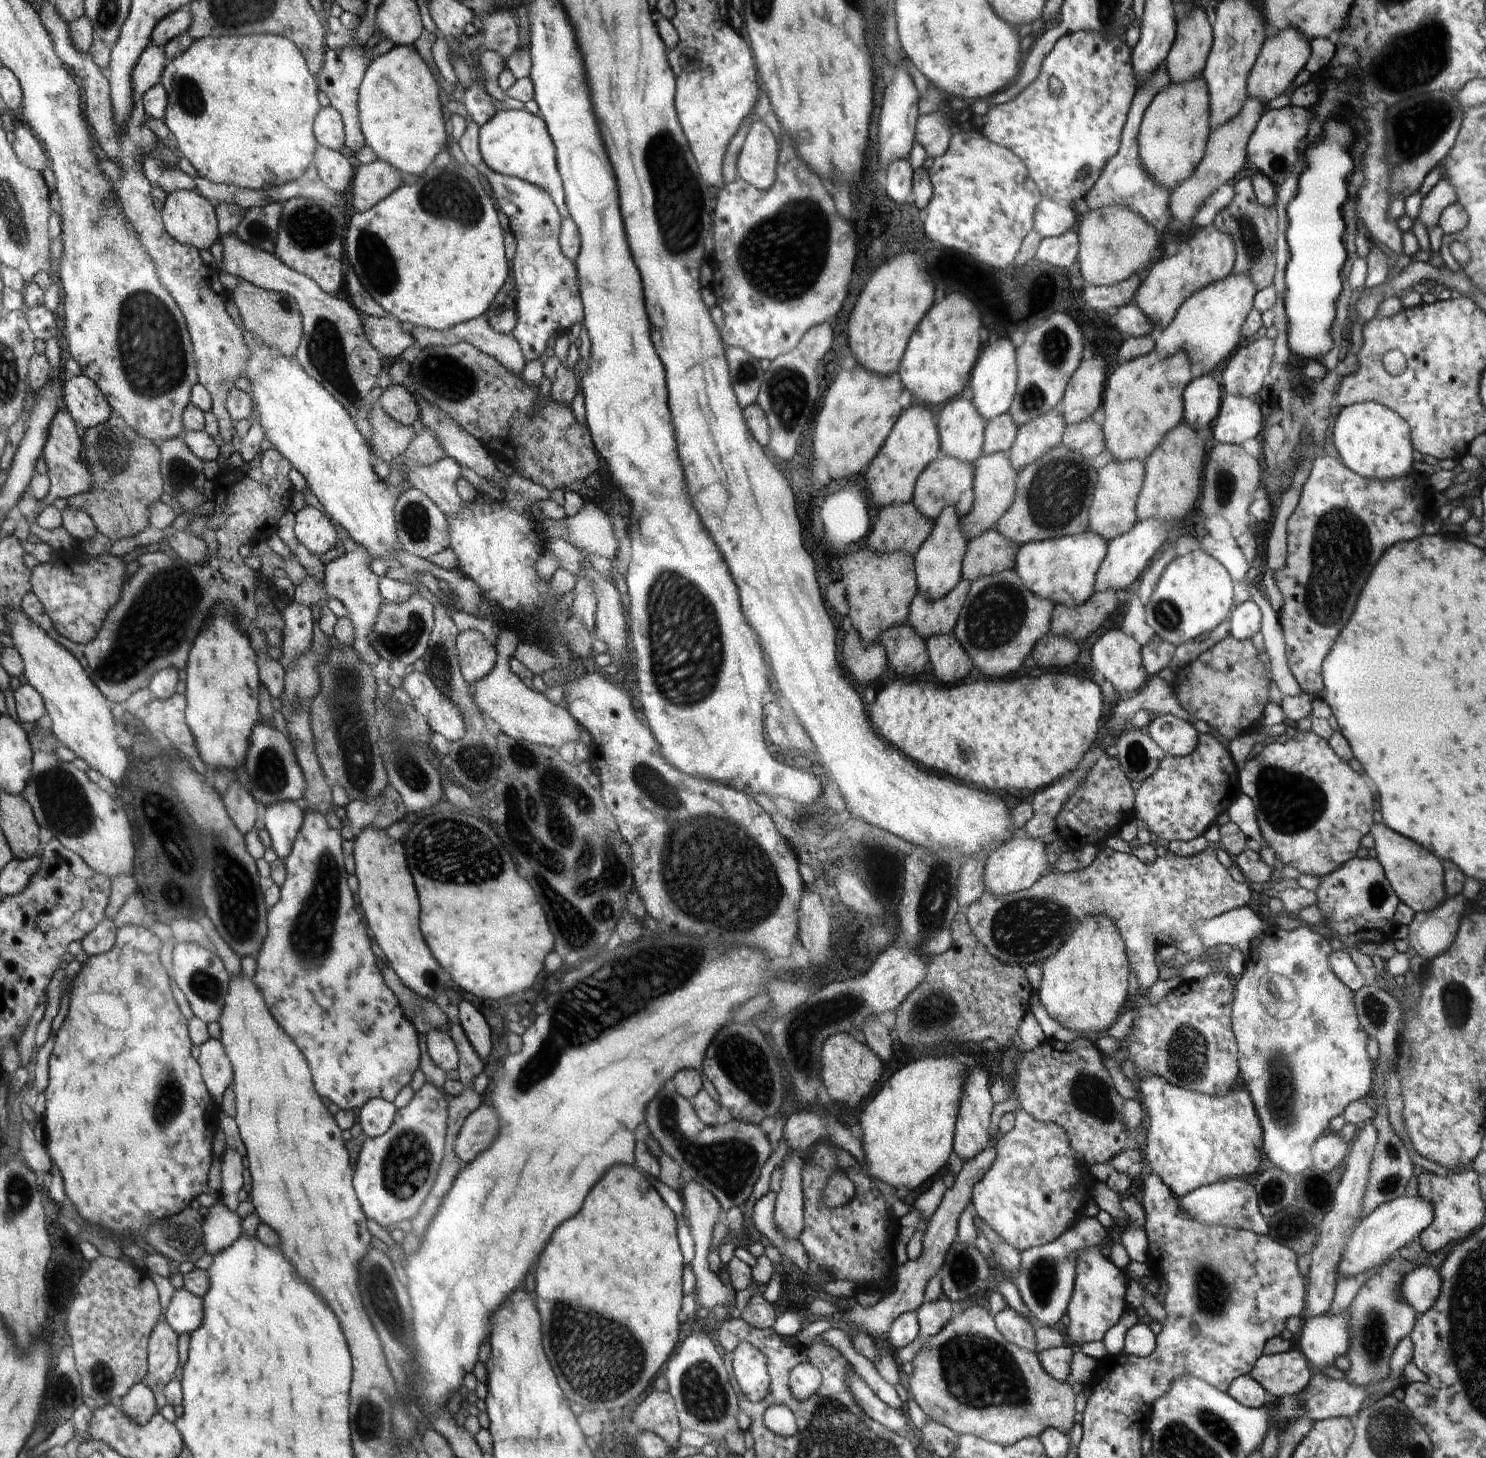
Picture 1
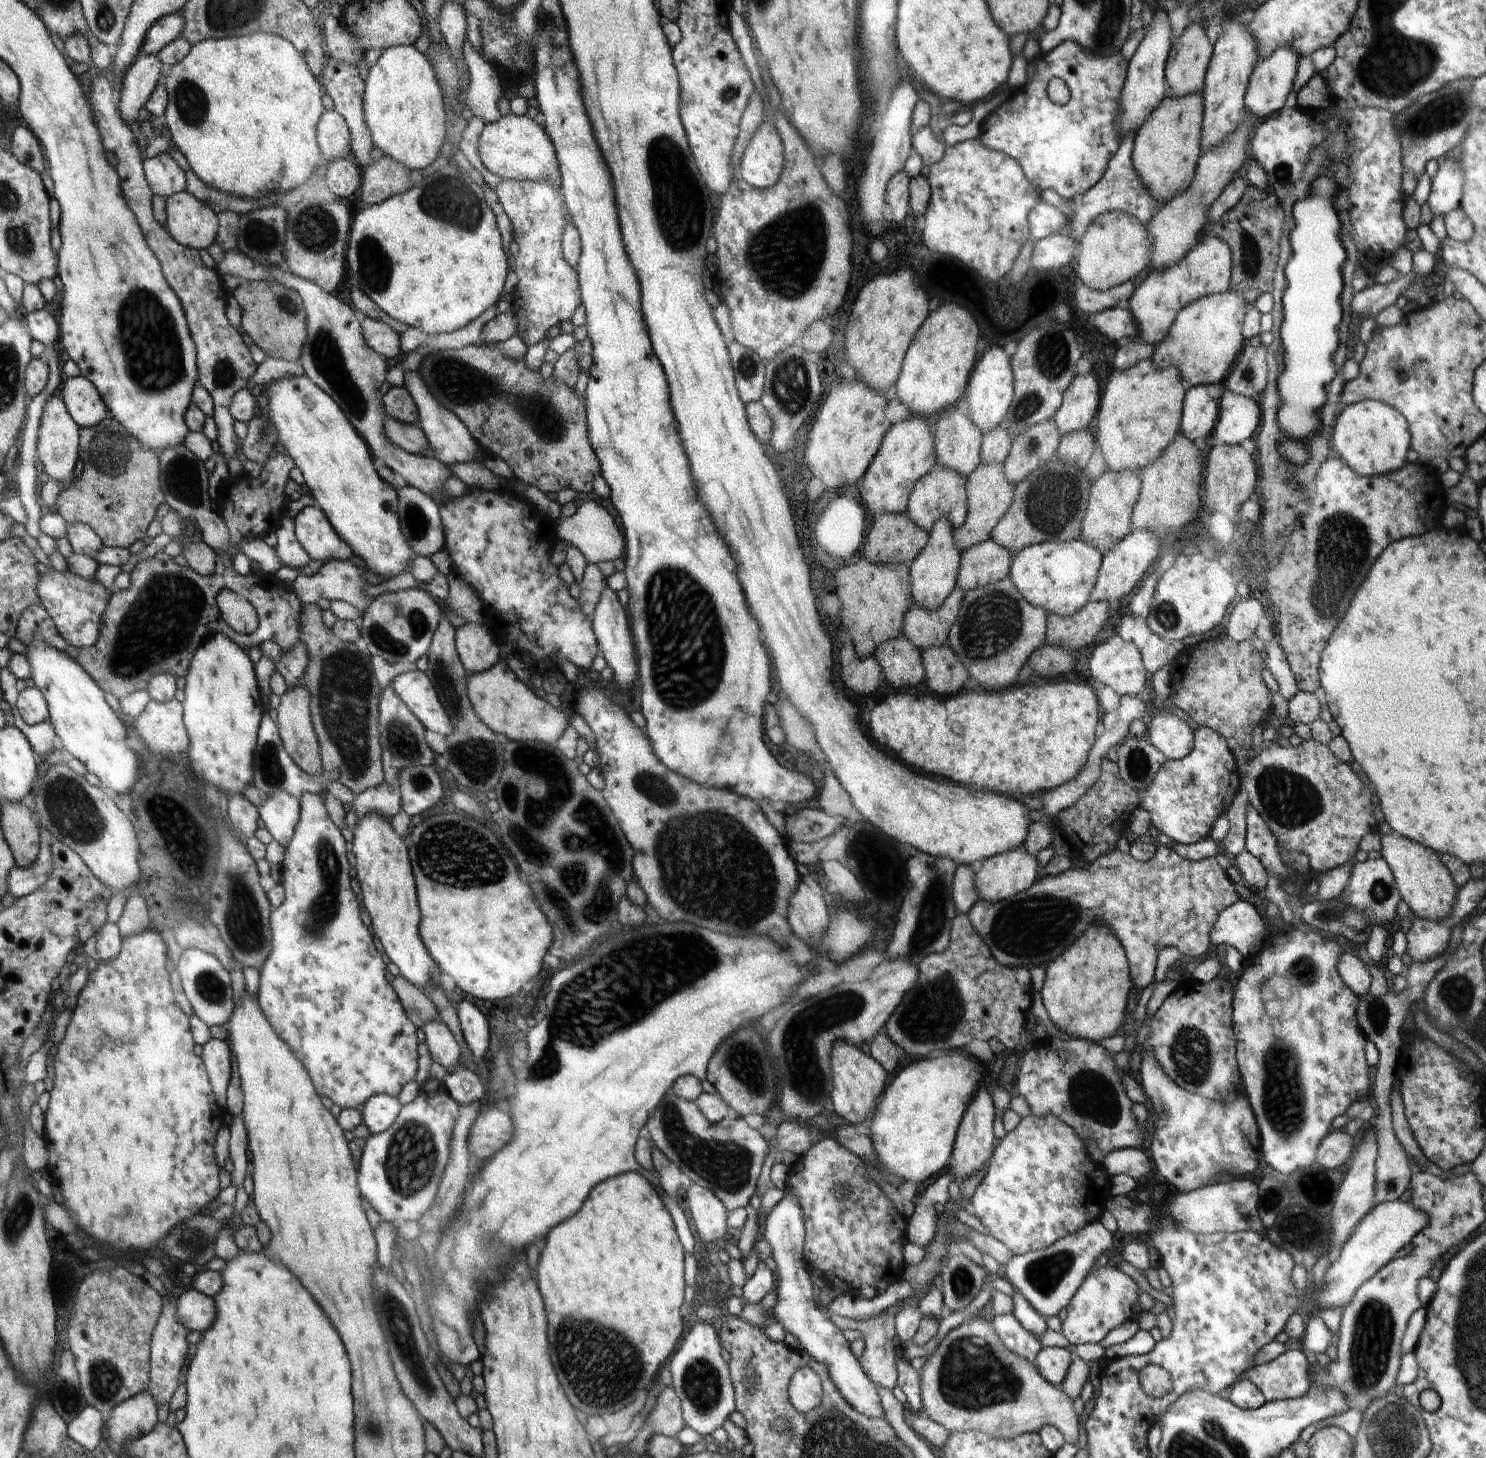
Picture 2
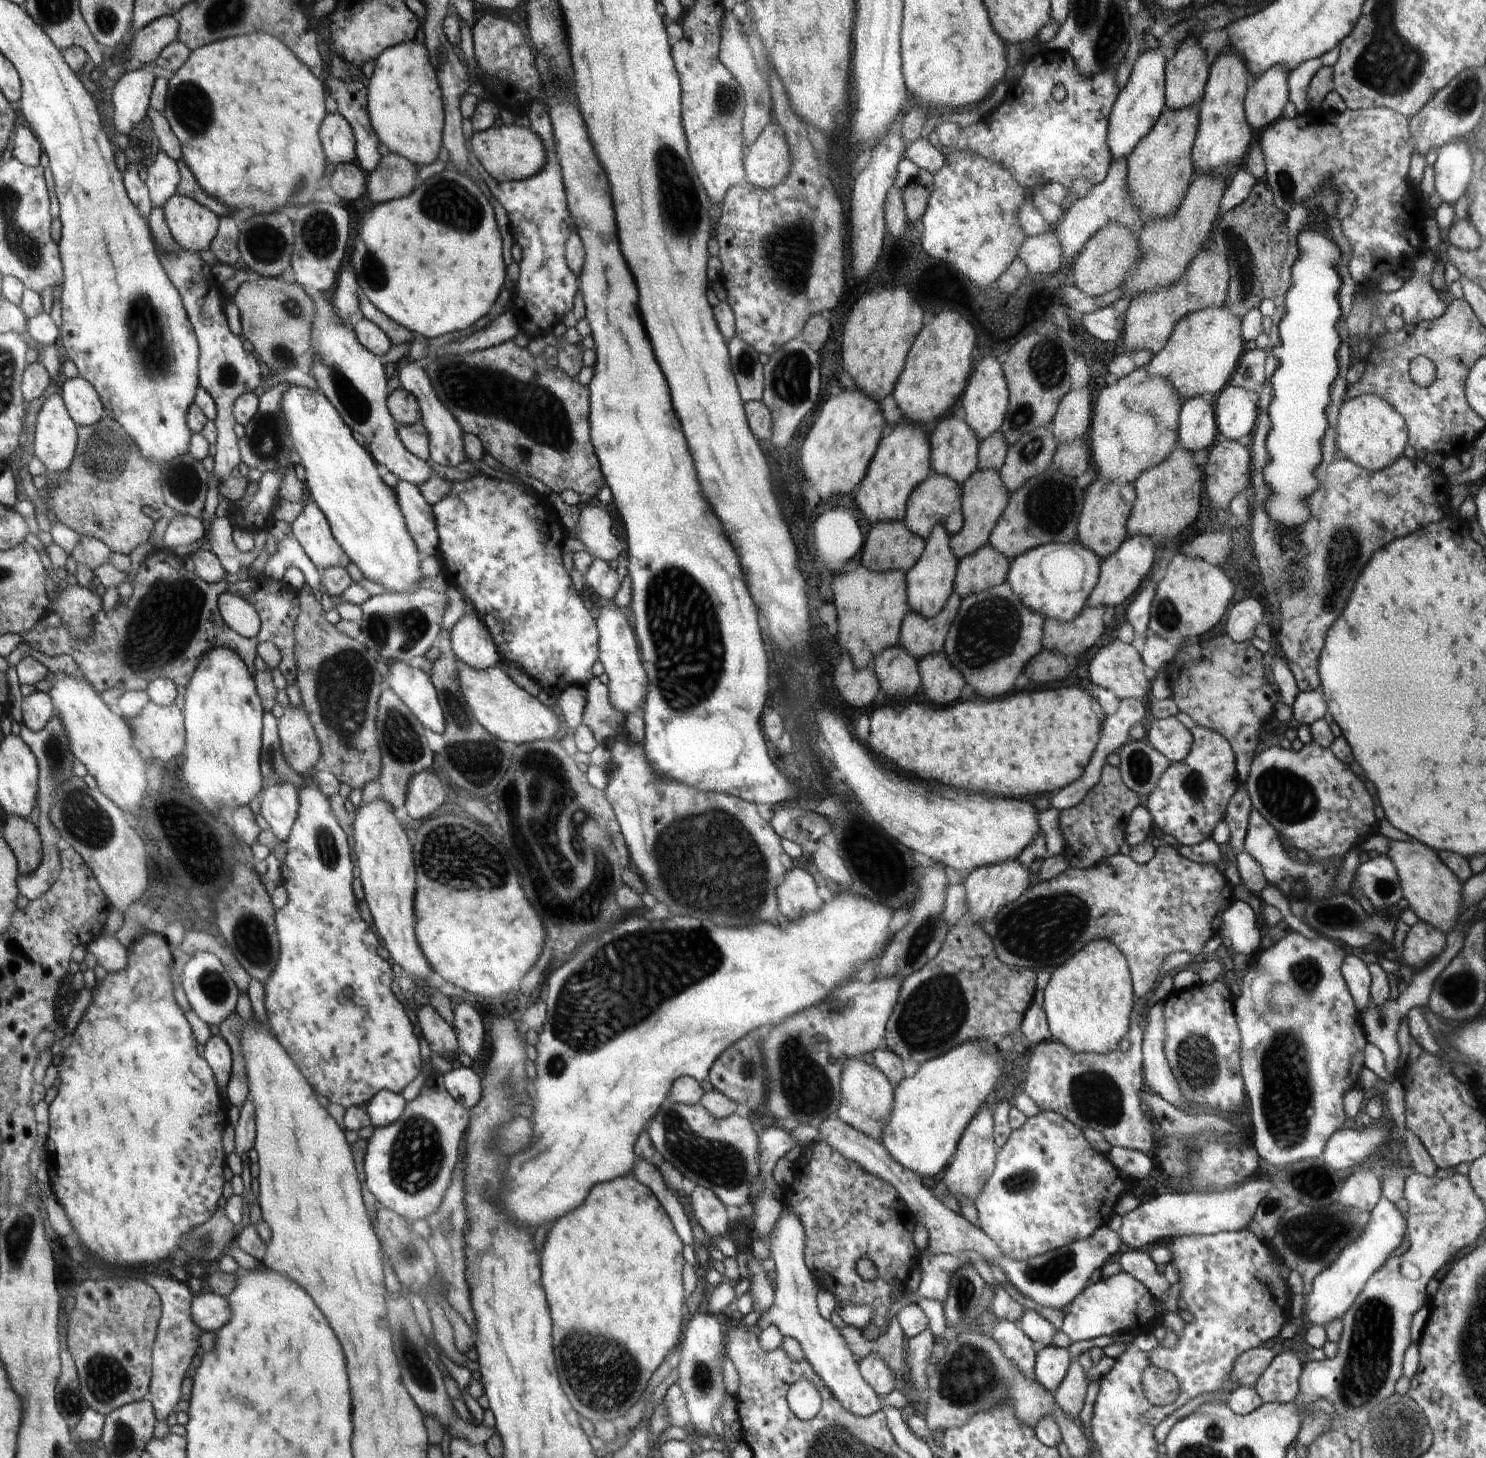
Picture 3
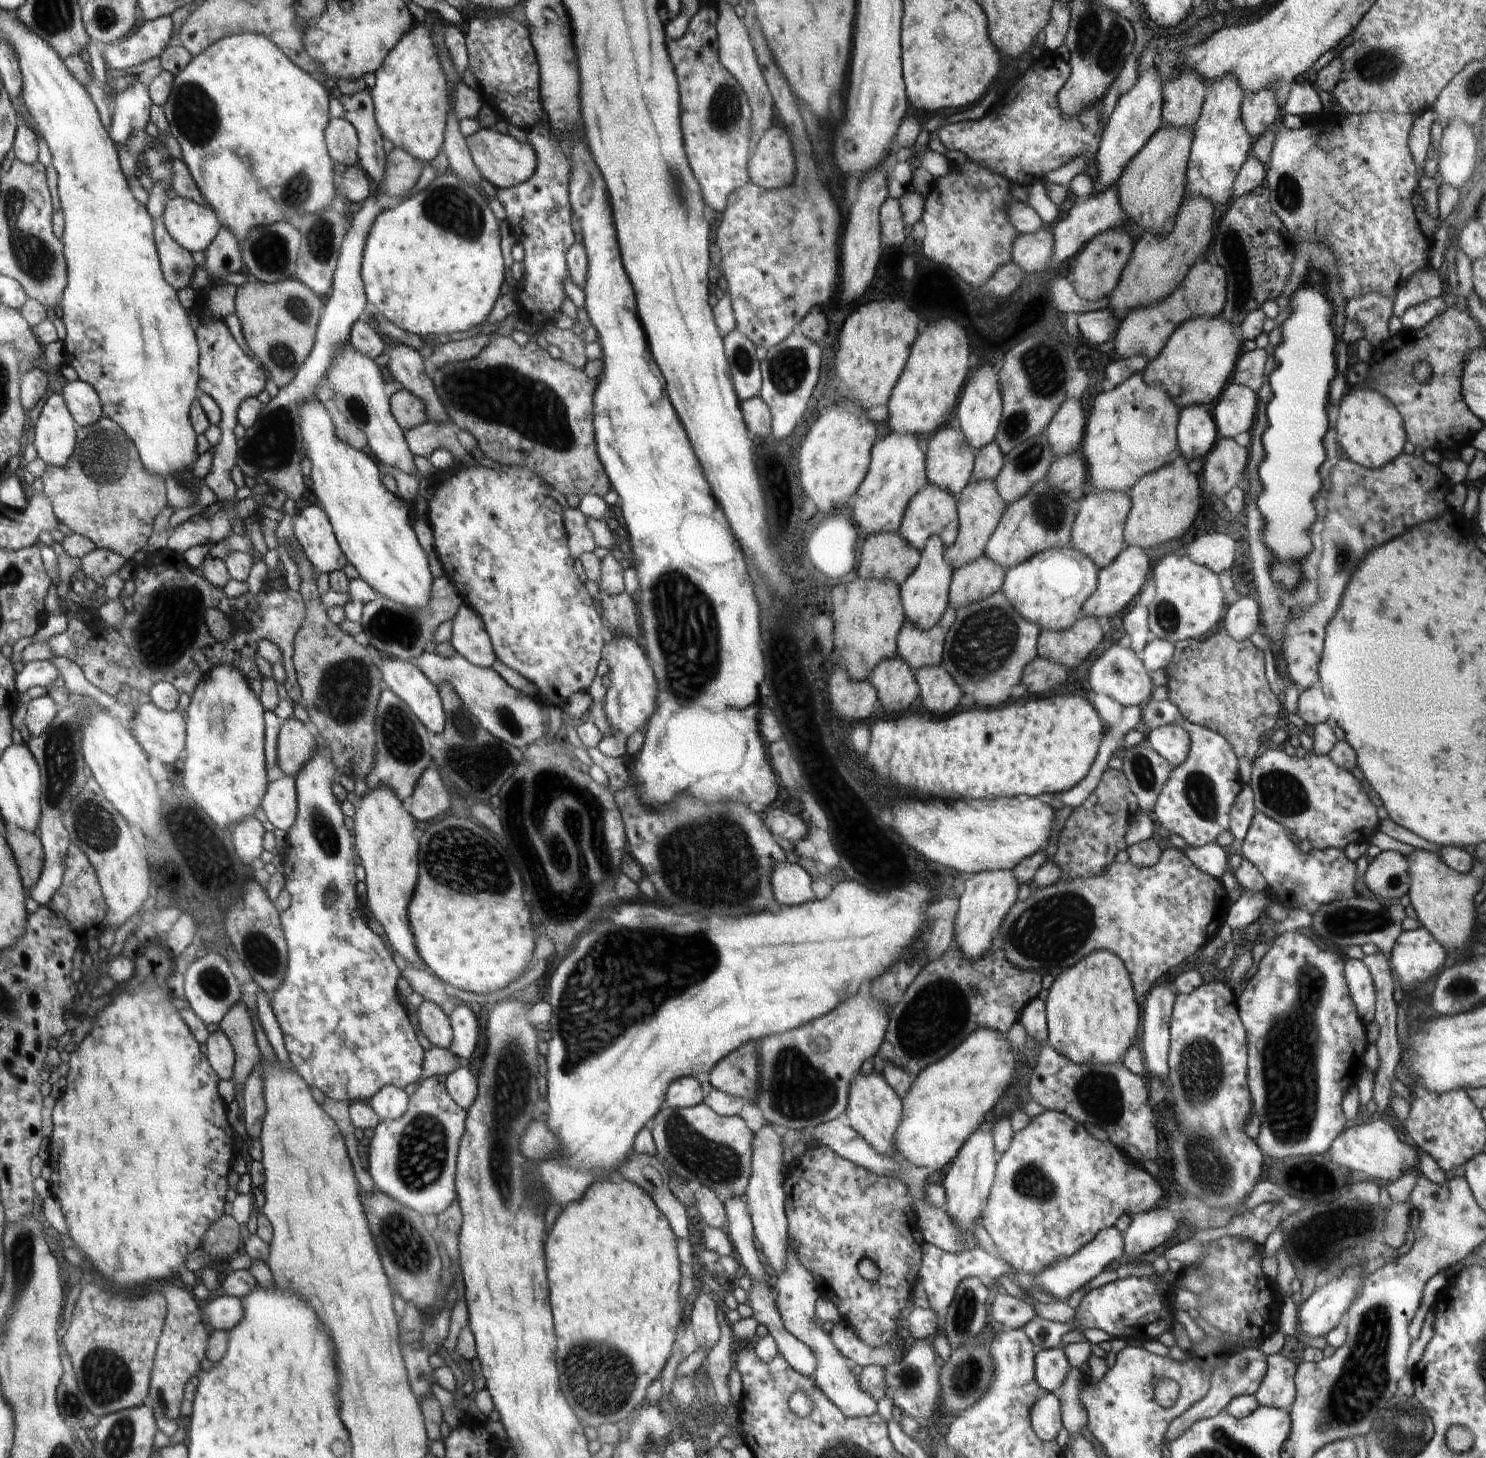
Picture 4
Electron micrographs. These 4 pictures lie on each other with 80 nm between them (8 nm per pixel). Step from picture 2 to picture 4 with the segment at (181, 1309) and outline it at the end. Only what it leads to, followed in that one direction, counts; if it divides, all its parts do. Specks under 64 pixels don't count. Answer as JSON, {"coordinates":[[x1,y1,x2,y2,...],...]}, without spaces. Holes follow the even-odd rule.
{"coordinates":[[230,1295,212,1297,199,1304,205,1311,208,1322,216,1331,232,1330,244,1316,243,1302]]}

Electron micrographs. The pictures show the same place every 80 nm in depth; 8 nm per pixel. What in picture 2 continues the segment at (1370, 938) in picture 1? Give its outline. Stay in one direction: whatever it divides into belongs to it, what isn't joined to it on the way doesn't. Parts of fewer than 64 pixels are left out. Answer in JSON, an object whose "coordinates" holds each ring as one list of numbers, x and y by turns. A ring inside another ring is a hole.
{"coordinates":[[1382,857,1354,863,1347,887,1341,896,1363,914,1368,924,1369,916,1372,915,1380,926,1384,926,1396,916,1397,904,1402,899,1392,871]]}

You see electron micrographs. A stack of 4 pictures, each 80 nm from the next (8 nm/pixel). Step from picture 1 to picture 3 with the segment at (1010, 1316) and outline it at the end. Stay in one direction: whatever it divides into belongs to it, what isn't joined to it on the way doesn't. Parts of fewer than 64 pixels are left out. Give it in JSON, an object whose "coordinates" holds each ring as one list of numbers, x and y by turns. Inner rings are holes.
{"coordinates":[[1000,1321,992,1336,1017,1370,1029,1381,1034,1381,1038,1346,1026,1336,1020,1325,1010,1321]]}

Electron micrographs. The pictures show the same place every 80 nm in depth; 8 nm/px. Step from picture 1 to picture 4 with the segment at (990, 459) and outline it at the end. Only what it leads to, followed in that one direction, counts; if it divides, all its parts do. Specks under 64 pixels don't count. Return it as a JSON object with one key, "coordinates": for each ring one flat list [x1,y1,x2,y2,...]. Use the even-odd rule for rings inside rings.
{"coordinates":[[971,480,965,490,956,496,956,502,957,513,960,517,960,530,956,542,948,549,948,554,945,556,954,570,965,567,968,563,973,563,979,557,984,556,987,542,996,530,1006,508,1001,493,997,491,995,481]]}

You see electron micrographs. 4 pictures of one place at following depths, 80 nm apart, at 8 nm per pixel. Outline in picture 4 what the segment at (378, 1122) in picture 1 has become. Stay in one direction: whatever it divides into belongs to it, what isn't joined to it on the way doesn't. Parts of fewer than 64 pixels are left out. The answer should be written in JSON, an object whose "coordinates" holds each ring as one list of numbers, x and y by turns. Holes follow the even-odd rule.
{"coordinates":[[388,1085,381,1088,368,1103,371,1109,378,1113,381,1121,394,1120,406,1112,409,1098,404,1089]]}

